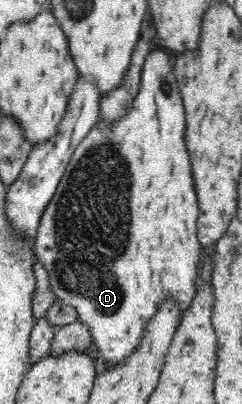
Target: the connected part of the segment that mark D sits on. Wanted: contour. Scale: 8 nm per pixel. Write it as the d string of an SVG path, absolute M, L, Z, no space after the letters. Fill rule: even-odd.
M153 45L146 61L144 61L138 90L138 94L124 117L120 117L116 121L97 122L88 133L88 136L74 150L72 159L70 159L66 171L62 175L50 203L48 203L44 214L40 217L33 245L35 259L40 261L48 272L52 293L57 299L61 299L62 303L71 305L76 310L76 320L88 326L94 348L97 348L97 351L101 354L100 357L104 359L104 365L107 368L122 363L124 359L131 357L132 353L136 351L138 343L142 341L140 337L144 333L144 327L146 327L148 319L152 319L154 313L158 311L158 307L160 307L158 303L162 299L173 299L175 305L182 312L190 307L193 297L196 295L196 279L198 279L198 270L200 269L198 263L200 263L202 245L197 238L198 196L195 192L194 180L191 174L188 150L184 144L184 131L186 131L184 98L180 94L180 84L174 78L174 67L170 62L170 56L166 55L165 49Z

